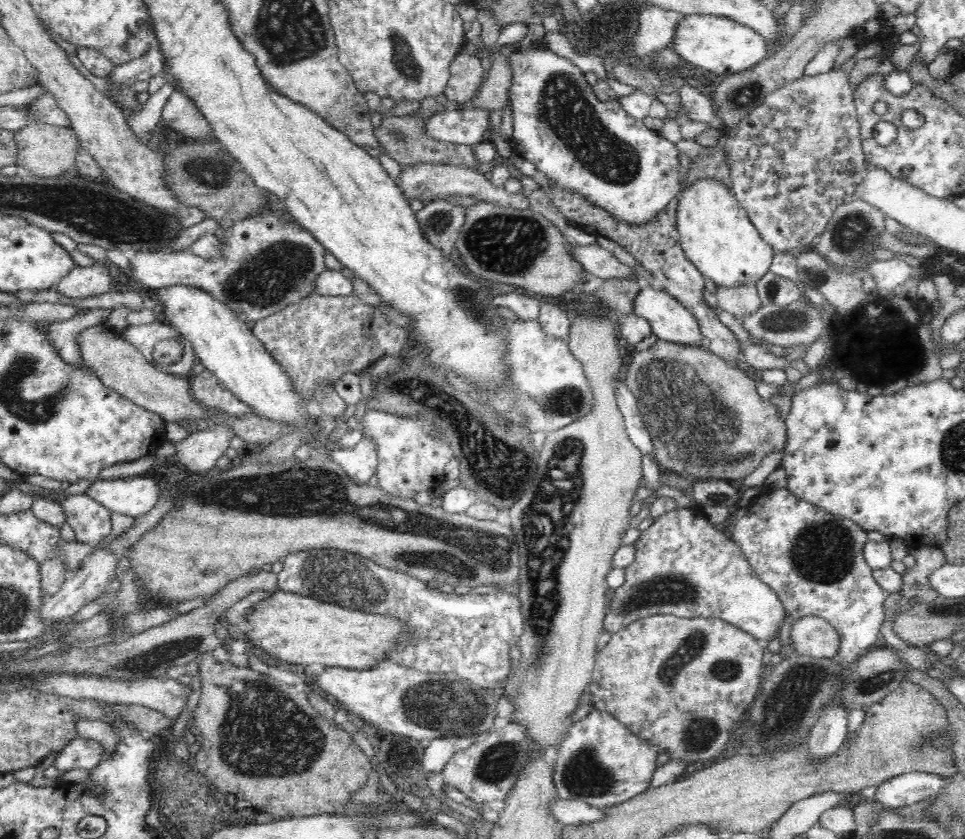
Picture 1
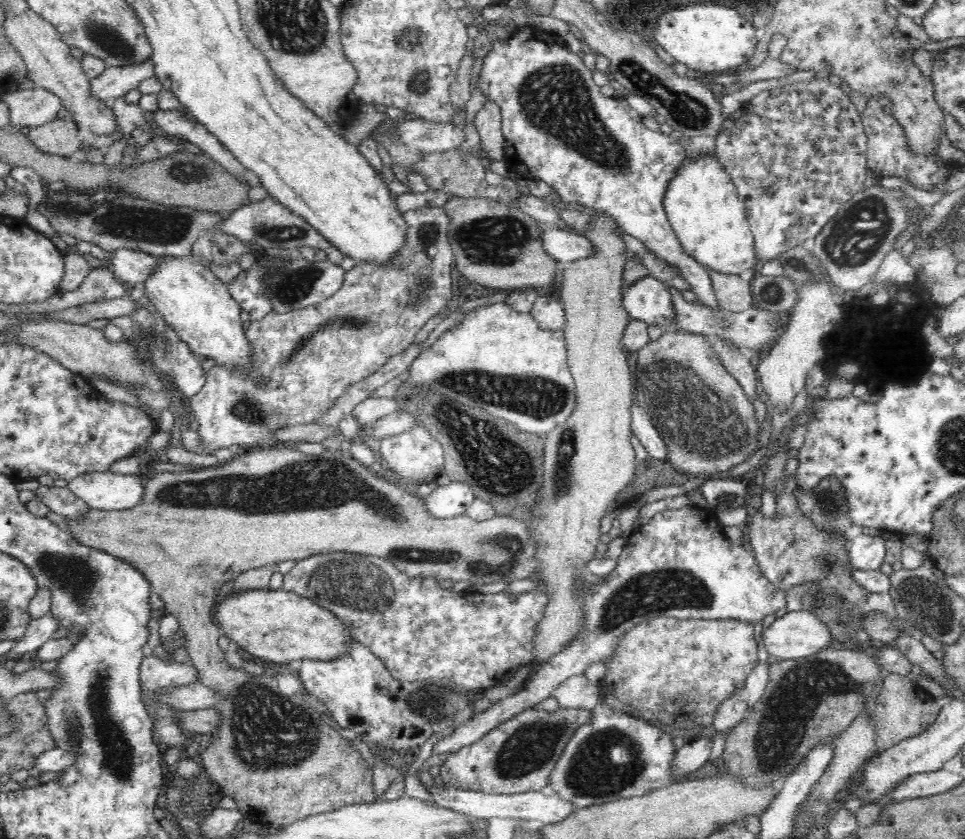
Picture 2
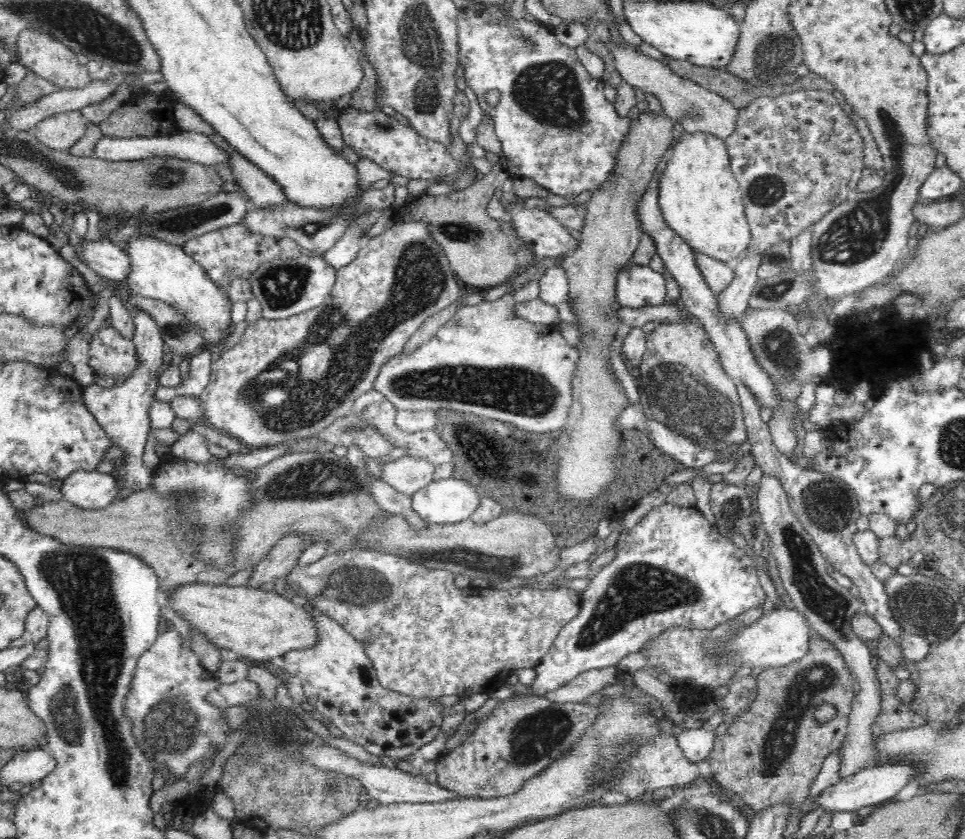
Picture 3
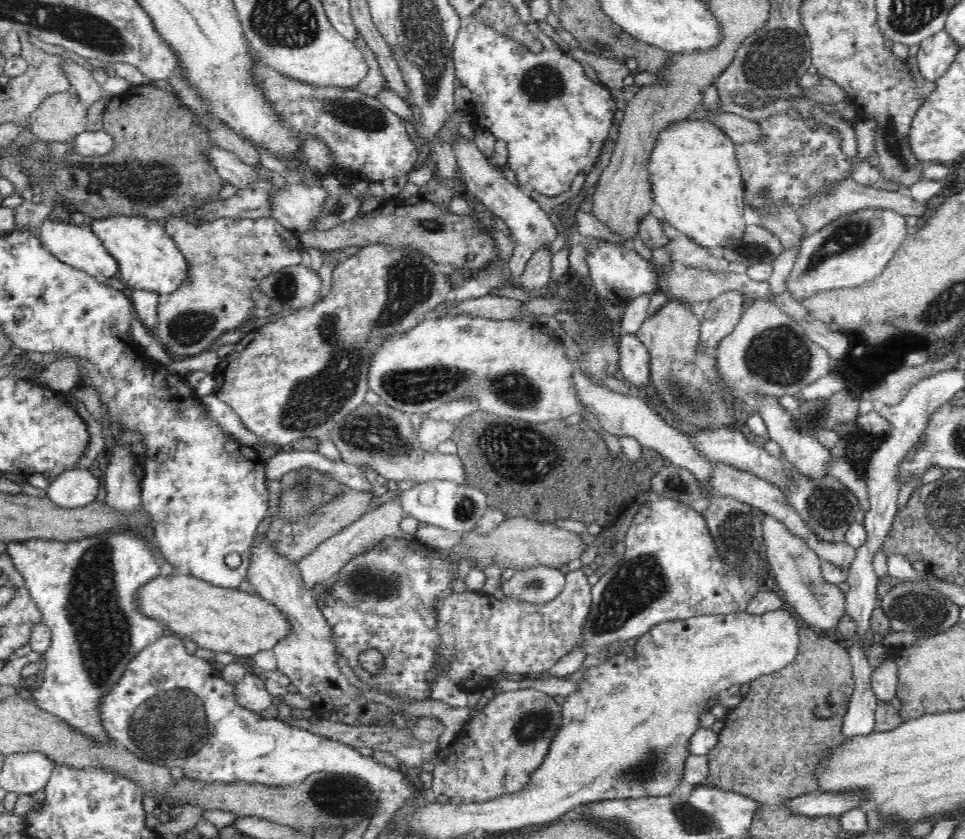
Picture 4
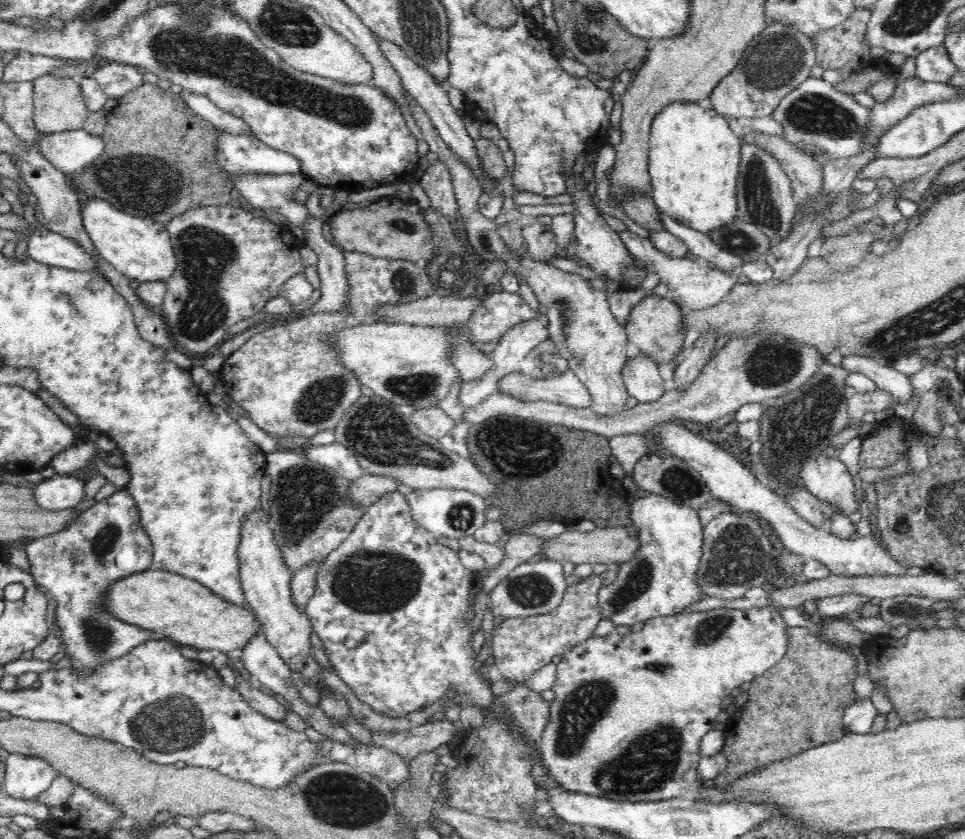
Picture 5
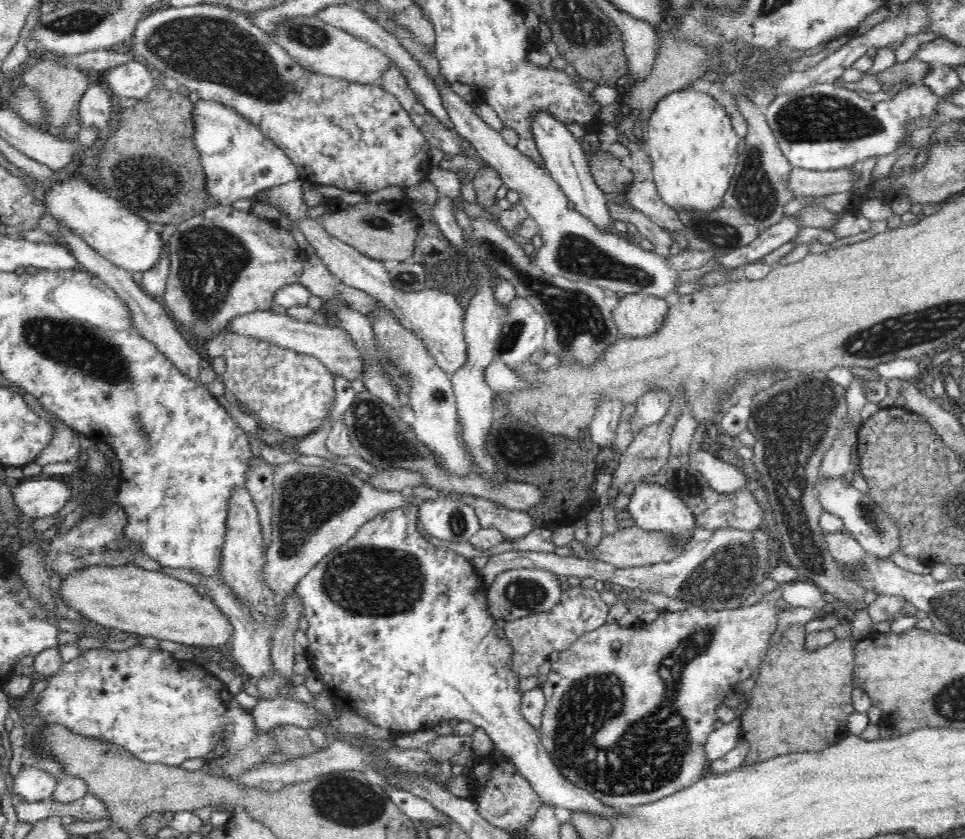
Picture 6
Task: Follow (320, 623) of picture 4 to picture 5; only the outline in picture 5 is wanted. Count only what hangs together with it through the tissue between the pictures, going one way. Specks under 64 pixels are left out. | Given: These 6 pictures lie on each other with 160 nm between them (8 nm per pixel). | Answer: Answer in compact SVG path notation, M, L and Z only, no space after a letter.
M263 510L254 512L243 525L242 541L238 551L241 558L241 582L245 603L260 619L268 643L276 648L276 653L292 672L300 674L302 682L320 692L320 698L333 694L336 700L342 700L340 691L328 688L324 681L323 666L318 664L312 654L312 634L315 633L312 619L306 609L298 607L292 597L293 575L295 572L287 566L282 551L278 548L275 535L269 527L269 514Z

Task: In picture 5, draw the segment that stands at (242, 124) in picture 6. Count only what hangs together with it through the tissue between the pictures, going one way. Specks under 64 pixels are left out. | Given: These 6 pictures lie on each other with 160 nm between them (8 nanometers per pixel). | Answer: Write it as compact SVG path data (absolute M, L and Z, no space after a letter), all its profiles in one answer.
M221 134L217 161L230 176L243 172L296 174L302 164L294 156L262 144L256 136Z

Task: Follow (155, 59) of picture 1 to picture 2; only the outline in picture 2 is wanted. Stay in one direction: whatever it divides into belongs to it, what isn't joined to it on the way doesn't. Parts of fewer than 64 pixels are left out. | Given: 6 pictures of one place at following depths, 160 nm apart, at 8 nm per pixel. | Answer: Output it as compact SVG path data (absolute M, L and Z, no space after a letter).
M151 58L130 66L106 67L100 77L91 80L93 96L113 101L138 89L140 82L155 76L155 65Z

